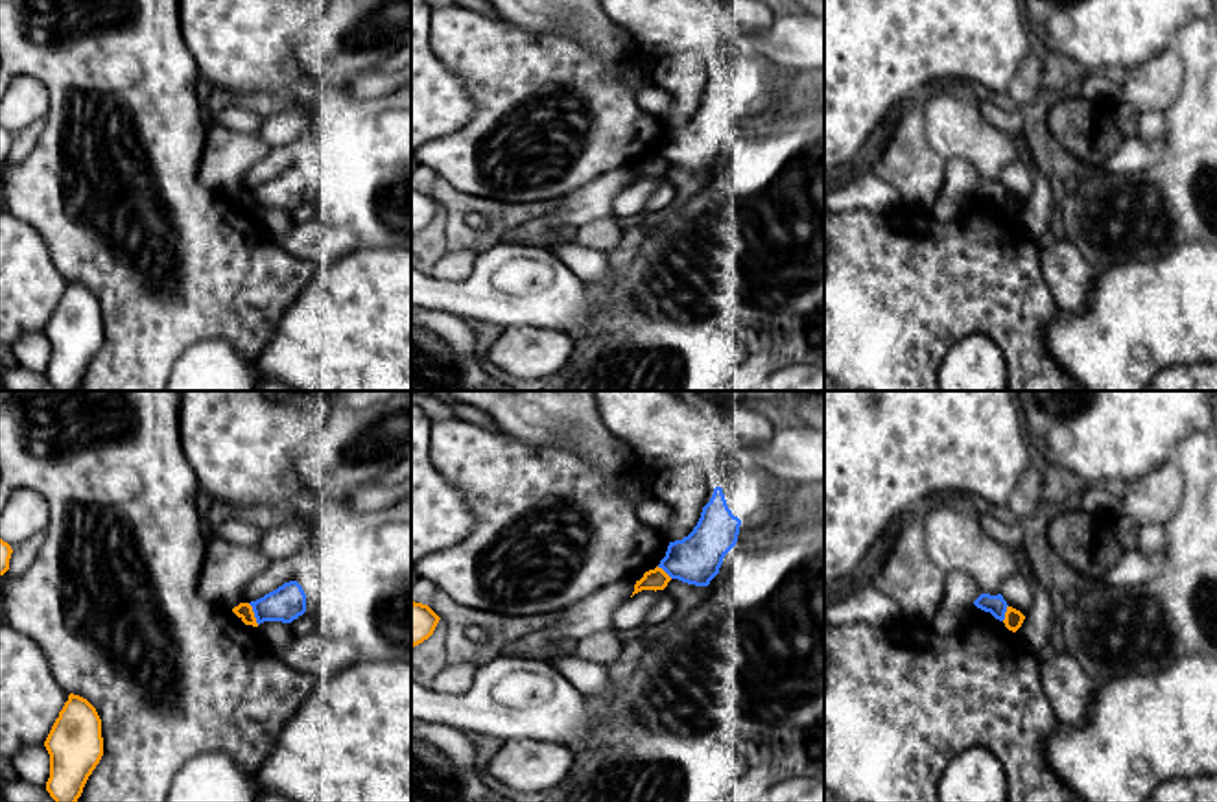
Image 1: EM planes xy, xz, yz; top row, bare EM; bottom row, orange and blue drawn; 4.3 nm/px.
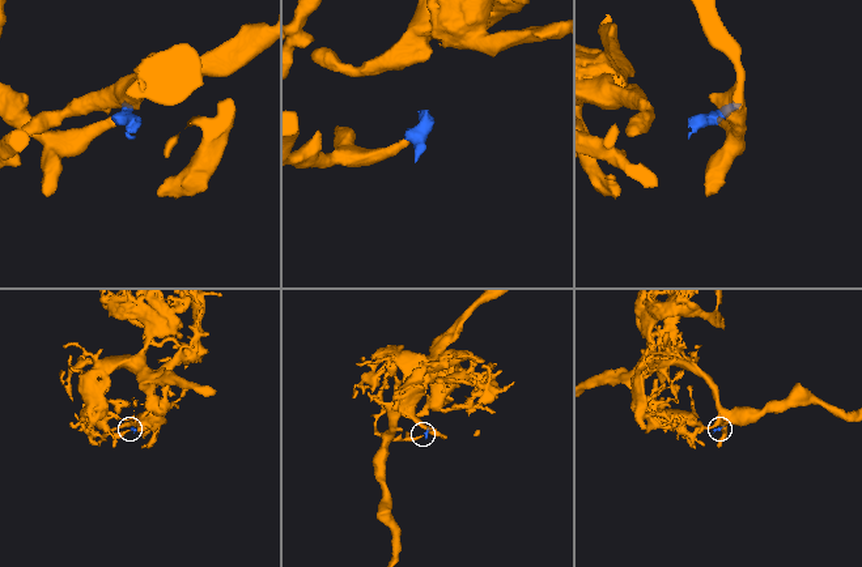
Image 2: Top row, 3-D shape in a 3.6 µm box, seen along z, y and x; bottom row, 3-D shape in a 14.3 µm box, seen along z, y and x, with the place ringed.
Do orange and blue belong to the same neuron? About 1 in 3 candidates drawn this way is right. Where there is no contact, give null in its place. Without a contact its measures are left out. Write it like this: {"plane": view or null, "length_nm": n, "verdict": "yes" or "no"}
{"plane": "xy", "length_nm": 110, "verdict": "no"}

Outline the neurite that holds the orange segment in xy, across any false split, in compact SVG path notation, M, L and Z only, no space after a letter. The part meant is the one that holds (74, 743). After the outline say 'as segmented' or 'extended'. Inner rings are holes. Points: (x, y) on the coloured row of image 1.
M70 693L44 747L50 754L46 791L55 802L77 802L103 756L101 719L96 708Z; as segmented

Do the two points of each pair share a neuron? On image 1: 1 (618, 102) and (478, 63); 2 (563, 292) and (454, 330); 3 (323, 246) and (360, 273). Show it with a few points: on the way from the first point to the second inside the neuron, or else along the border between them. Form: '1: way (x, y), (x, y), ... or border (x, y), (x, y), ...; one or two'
1: way (583, 91), (568, 80), (517, 80), (513, 76); one
2: border (430, 308), (461, 316), (467, 321); two
3: border (354, 249), (319, 268); two

